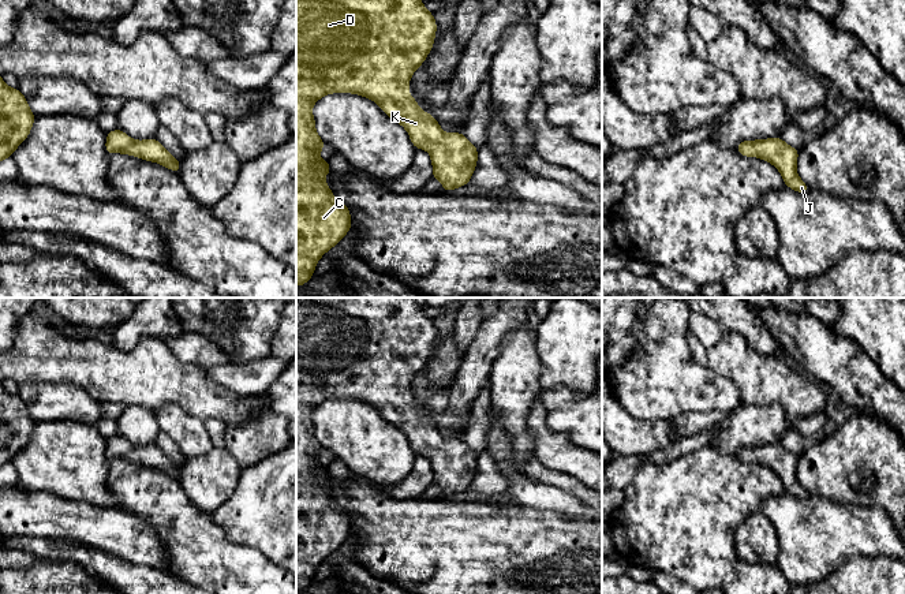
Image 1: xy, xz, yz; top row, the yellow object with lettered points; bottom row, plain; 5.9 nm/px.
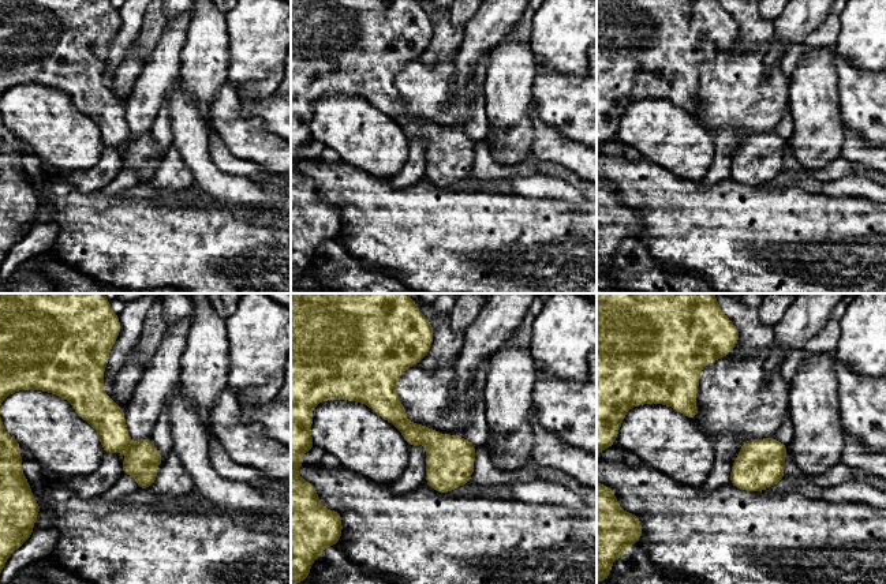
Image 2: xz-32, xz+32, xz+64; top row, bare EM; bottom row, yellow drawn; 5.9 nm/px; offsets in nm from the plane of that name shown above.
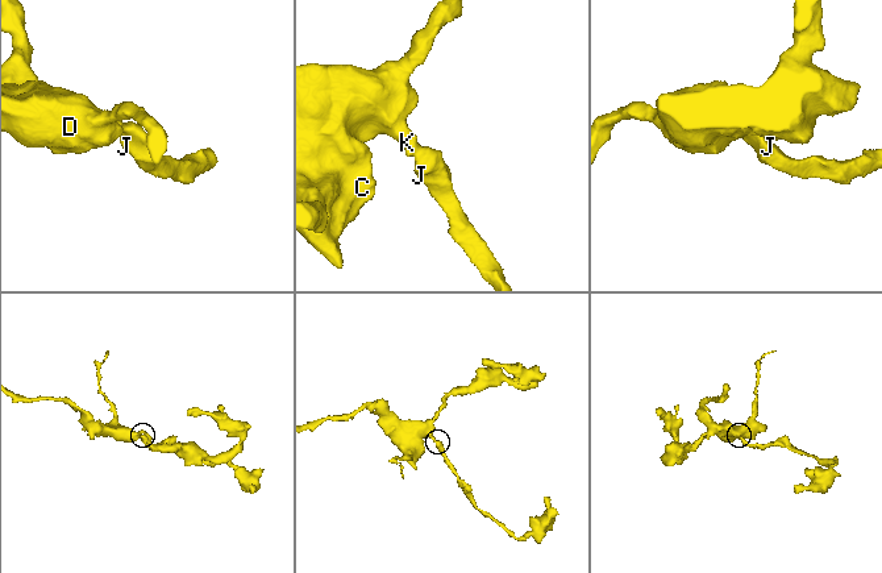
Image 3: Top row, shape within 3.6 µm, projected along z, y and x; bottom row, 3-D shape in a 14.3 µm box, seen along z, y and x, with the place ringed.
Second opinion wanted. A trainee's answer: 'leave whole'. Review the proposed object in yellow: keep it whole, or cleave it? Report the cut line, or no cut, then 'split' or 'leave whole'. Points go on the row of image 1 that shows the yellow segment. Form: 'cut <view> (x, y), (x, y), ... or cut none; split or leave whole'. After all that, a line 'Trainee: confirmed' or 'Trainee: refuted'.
cut none; leave whole
Trainee: confirmed

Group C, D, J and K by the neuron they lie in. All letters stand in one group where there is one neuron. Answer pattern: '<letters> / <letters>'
C D J K

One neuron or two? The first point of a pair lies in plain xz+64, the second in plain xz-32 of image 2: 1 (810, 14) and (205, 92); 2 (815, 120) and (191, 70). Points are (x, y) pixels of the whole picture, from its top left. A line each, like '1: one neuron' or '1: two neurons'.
1: two neurons
2: one neuron

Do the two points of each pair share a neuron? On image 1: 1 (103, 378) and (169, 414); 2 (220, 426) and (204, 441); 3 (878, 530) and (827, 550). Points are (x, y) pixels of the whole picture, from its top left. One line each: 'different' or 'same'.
1: different
2: different
3: same

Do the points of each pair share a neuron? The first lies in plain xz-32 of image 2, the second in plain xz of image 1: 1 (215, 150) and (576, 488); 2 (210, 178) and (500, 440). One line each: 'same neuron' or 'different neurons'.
1: same neuron
2: same neuron

